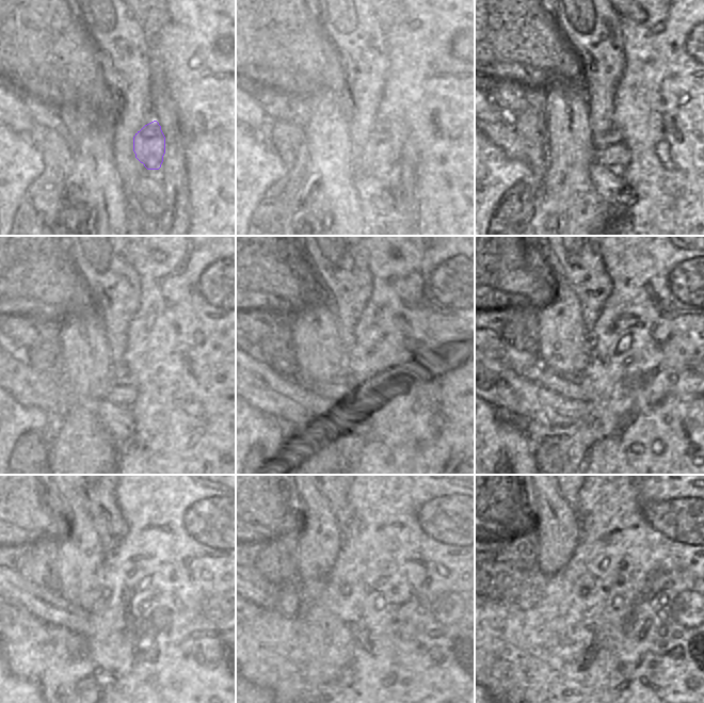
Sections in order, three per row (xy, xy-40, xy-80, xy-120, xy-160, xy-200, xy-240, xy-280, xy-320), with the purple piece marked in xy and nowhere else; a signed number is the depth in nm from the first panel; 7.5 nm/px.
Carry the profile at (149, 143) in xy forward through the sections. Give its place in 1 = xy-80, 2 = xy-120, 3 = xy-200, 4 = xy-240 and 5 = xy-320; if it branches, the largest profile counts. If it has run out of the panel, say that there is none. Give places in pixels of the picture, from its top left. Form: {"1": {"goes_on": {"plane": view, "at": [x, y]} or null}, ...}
{"1": {"goes_on": {"plane": "xy-80", "at": [611, 150]}}, "2": {"goes_on": {"plane": "xy-120", "at": [124, 392]}}, "3": {"goes_on": {"plane": "xy-200", "at": [529, 366]}}, "4": {"goes_on": {"plane": "xy-240", "at": [48, 605]}}, "5": {"goes_on": {"plane": "xy-320", "at": [496, 594]}}}

